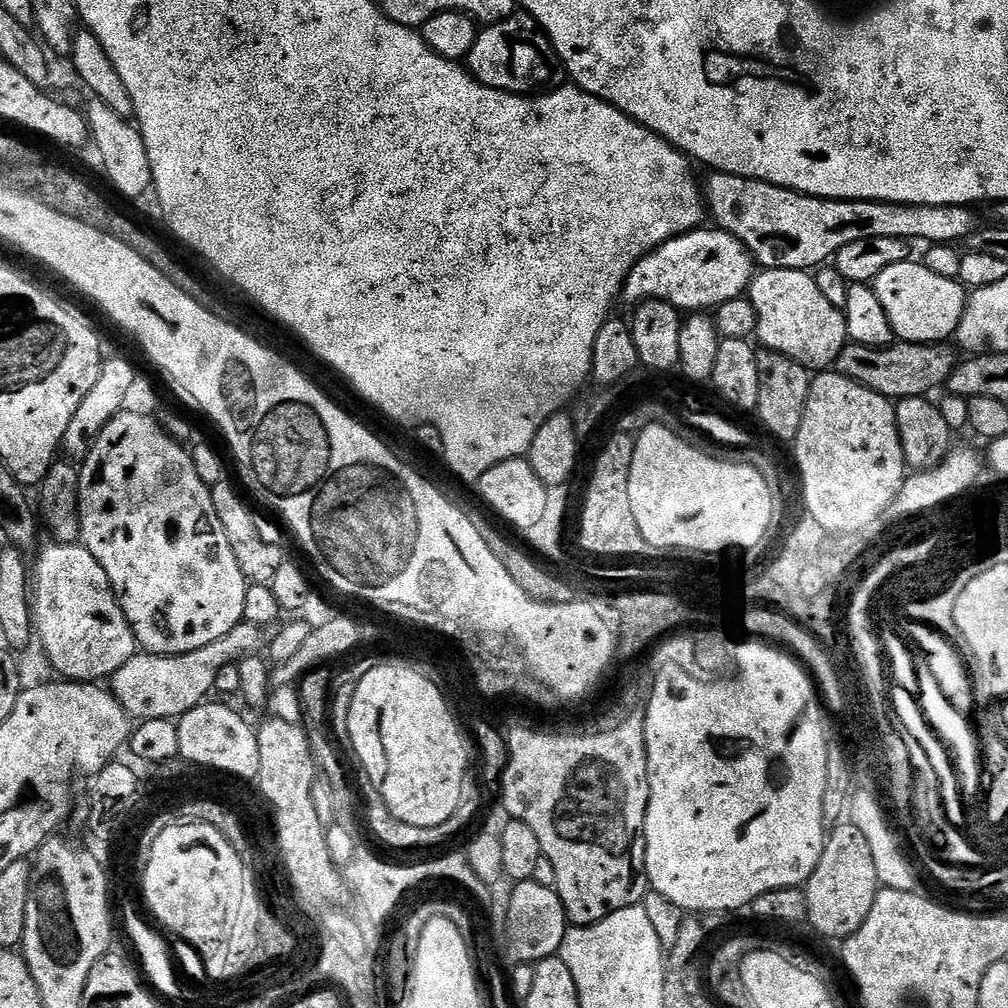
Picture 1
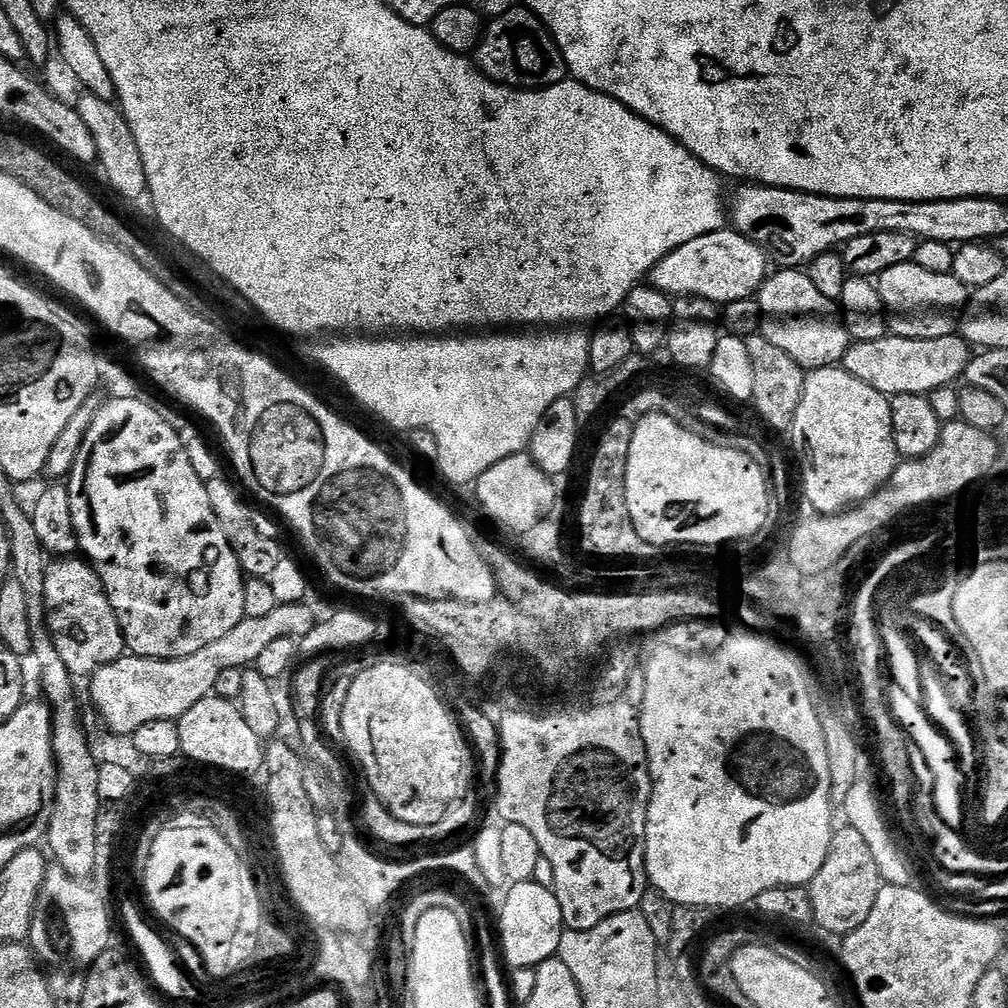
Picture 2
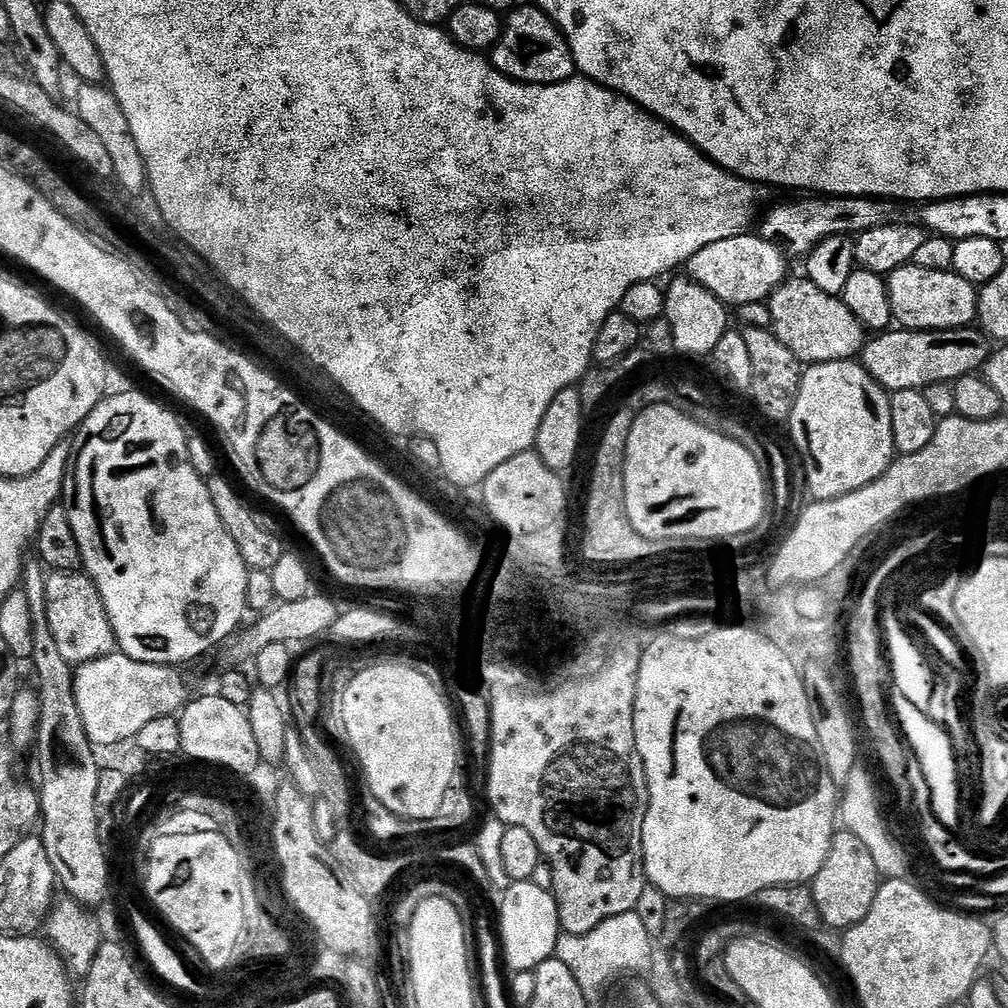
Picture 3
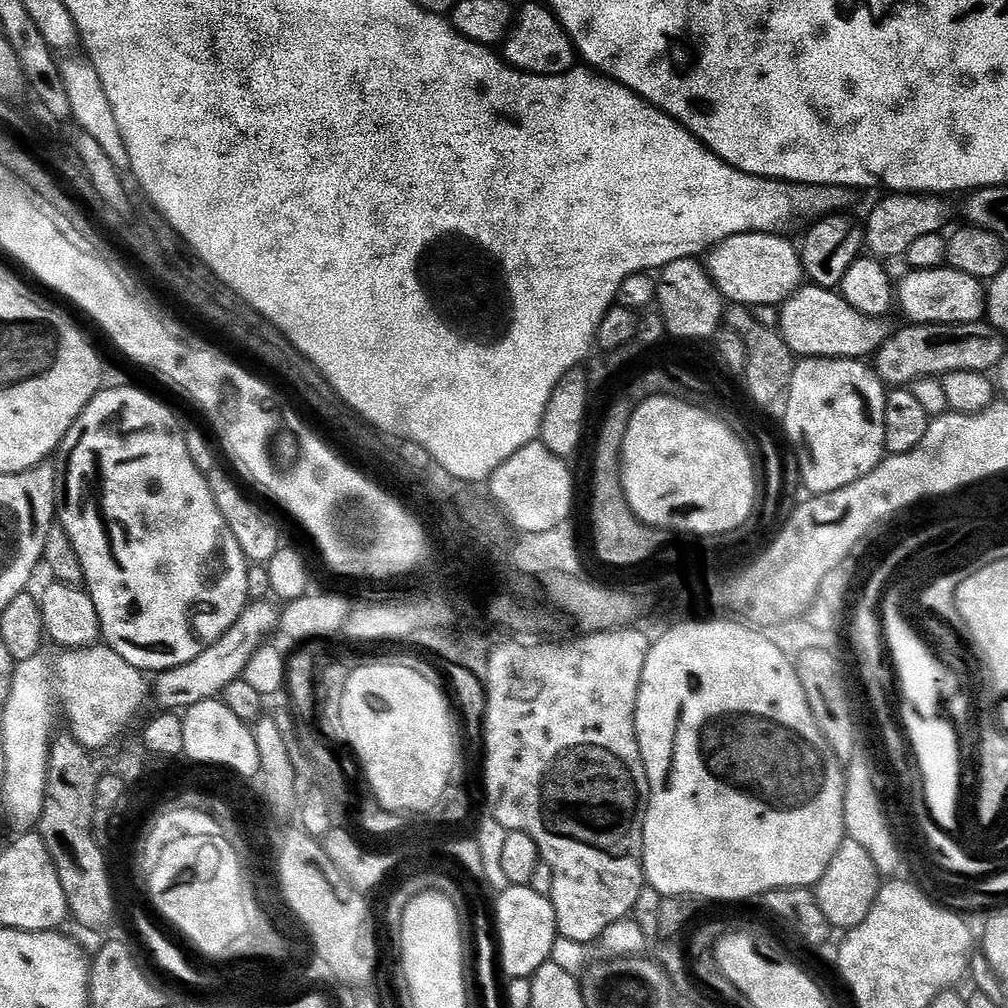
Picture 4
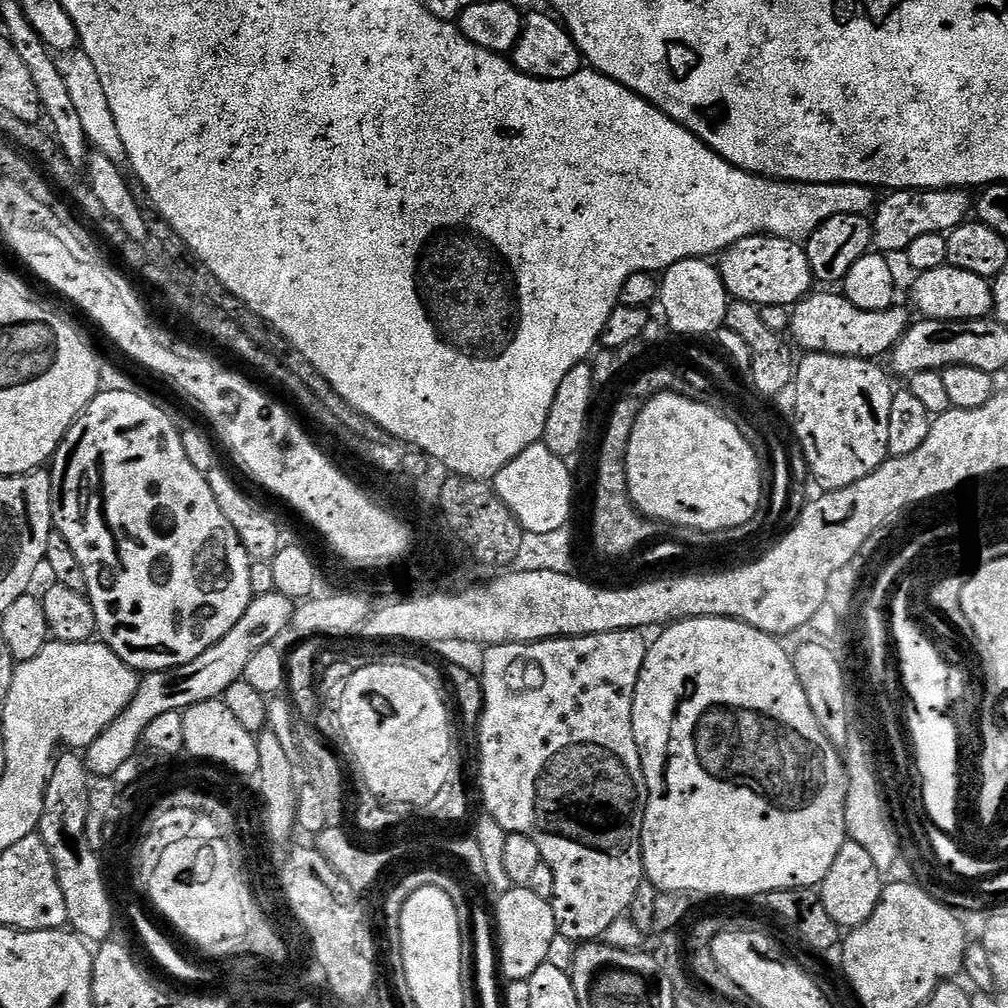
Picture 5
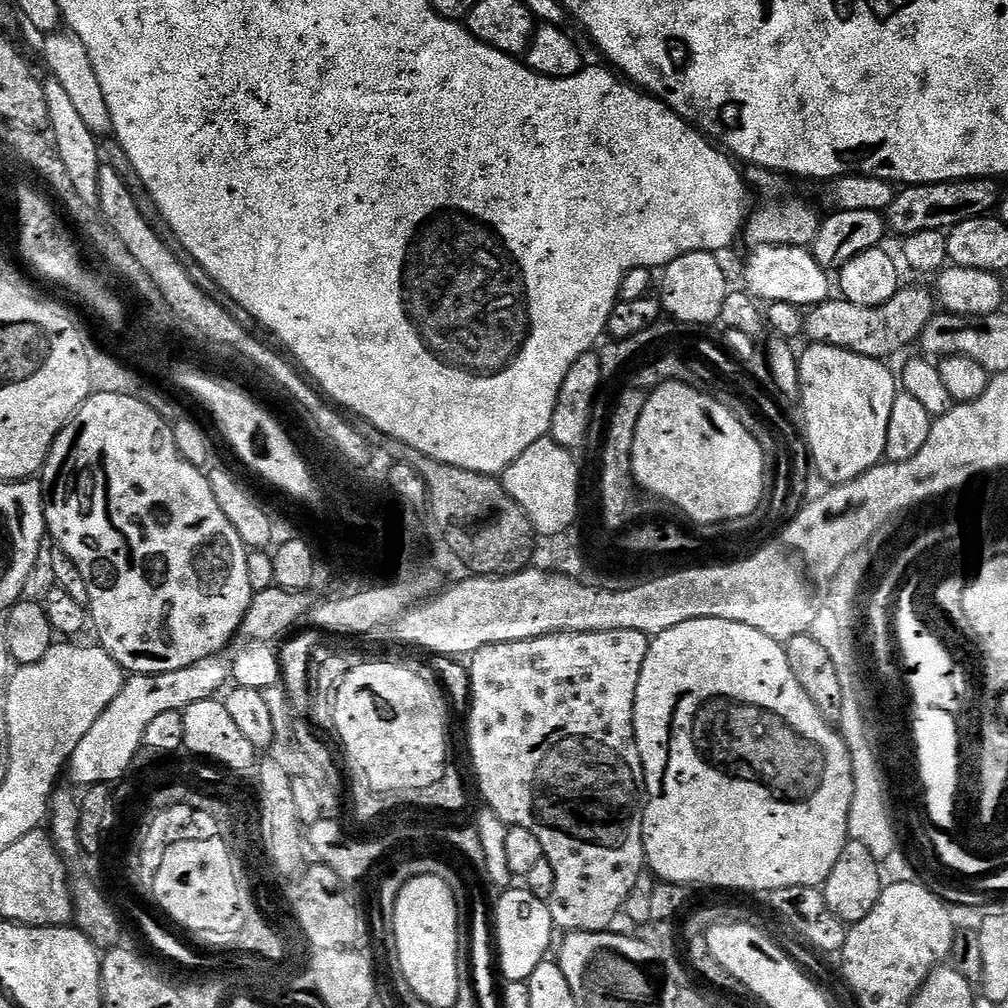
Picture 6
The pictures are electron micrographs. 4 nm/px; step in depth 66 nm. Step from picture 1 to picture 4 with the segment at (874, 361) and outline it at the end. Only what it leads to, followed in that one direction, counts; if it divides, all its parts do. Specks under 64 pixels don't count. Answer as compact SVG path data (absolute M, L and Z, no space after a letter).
M913 324L881 343L874 354L874 371L885 385L908 386L912 381L927 376L939 376L958 370L991 373L1005 359L1005 337L991 324Z

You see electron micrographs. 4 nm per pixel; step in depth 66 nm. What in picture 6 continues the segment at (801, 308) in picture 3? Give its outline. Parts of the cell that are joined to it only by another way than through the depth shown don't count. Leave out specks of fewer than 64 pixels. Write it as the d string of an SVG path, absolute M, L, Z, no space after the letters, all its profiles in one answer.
M901 287L900 291L882 306L854 306L843 298L829 298L807 309L804 330L809 341L829 344L850 350L854 354L884 360L907 344L915 345L919 336L934 314L934 296L924 288Z

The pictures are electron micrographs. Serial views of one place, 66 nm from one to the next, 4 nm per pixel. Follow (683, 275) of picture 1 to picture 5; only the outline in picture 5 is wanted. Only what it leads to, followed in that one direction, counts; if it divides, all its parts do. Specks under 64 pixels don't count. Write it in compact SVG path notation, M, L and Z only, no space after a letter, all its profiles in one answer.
M767 234L747 236L745 240L733 244L719 257L718 269L729 297L745 300L757 306L794 306L814 288L807 251L797 241L783 240Z

